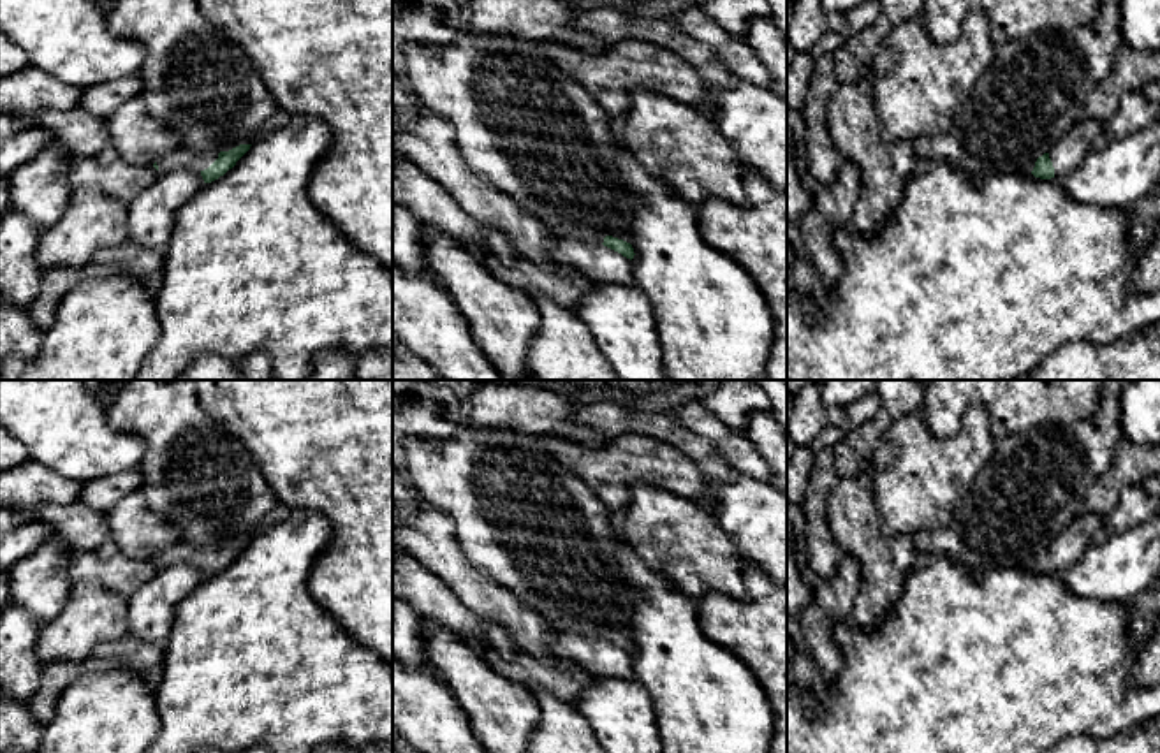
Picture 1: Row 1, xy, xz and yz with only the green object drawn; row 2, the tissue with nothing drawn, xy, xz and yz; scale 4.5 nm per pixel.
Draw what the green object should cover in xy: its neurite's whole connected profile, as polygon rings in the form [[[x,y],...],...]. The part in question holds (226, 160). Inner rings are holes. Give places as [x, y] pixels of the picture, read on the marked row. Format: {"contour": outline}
{"contour": [[[239,144],[229,151],[208,151],[201,155],[178,148],[157,160],[153,167],[160,172],[194,169],[202,176],[204,183],[211,183],[232,169],[250,146],[252,144]]]}

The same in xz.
{"contour": [[[606,236],[602,245],[558,239],[553,257],[569,266],[583,281],[635,283],[632,274],[634,248],[630,243]]]}

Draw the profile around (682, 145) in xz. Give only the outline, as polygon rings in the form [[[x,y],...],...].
[[[648,90],[630,93],[630,106],[621,143],[634,153],[646,172],[665,179],[685,202],[699,208],[708,197],[720,197],[734,206],[750,206],[743,178],[750,167],[722,134],[713,118],[686,104]]]

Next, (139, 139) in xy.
[[[139,97],[130,99],[106,120],[109,144],[132,165],[153,165],[180,148],[180,137],[153,120]]]

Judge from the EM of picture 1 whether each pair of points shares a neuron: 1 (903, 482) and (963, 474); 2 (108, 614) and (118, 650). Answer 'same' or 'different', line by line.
1: same
2: different

